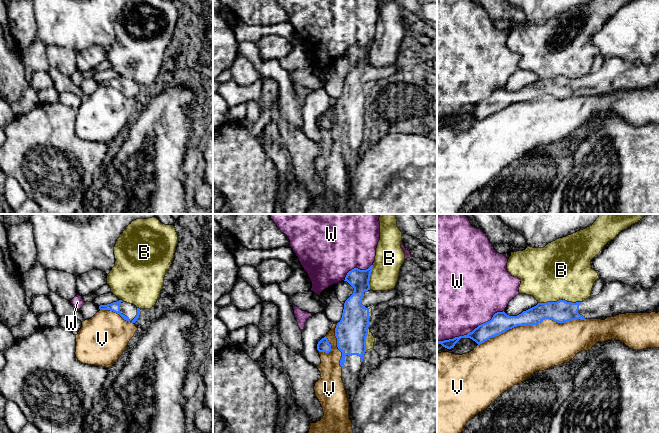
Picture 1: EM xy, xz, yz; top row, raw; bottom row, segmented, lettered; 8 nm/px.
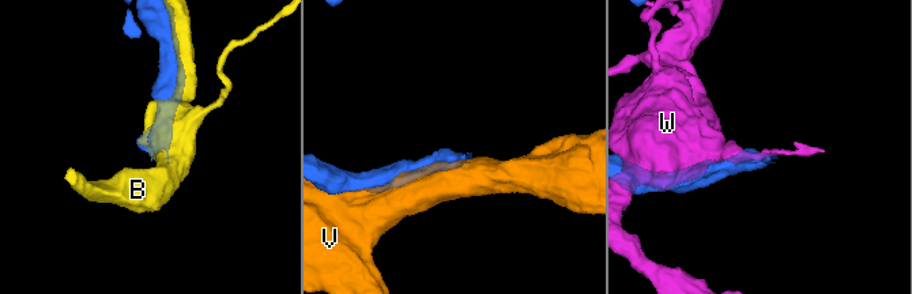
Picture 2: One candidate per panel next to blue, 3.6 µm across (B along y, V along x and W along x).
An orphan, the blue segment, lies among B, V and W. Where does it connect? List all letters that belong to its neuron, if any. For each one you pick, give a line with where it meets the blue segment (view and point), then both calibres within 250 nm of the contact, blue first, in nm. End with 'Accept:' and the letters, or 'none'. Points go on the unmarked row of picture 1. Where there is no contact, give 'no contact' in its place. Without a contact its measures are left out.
Accept: none

